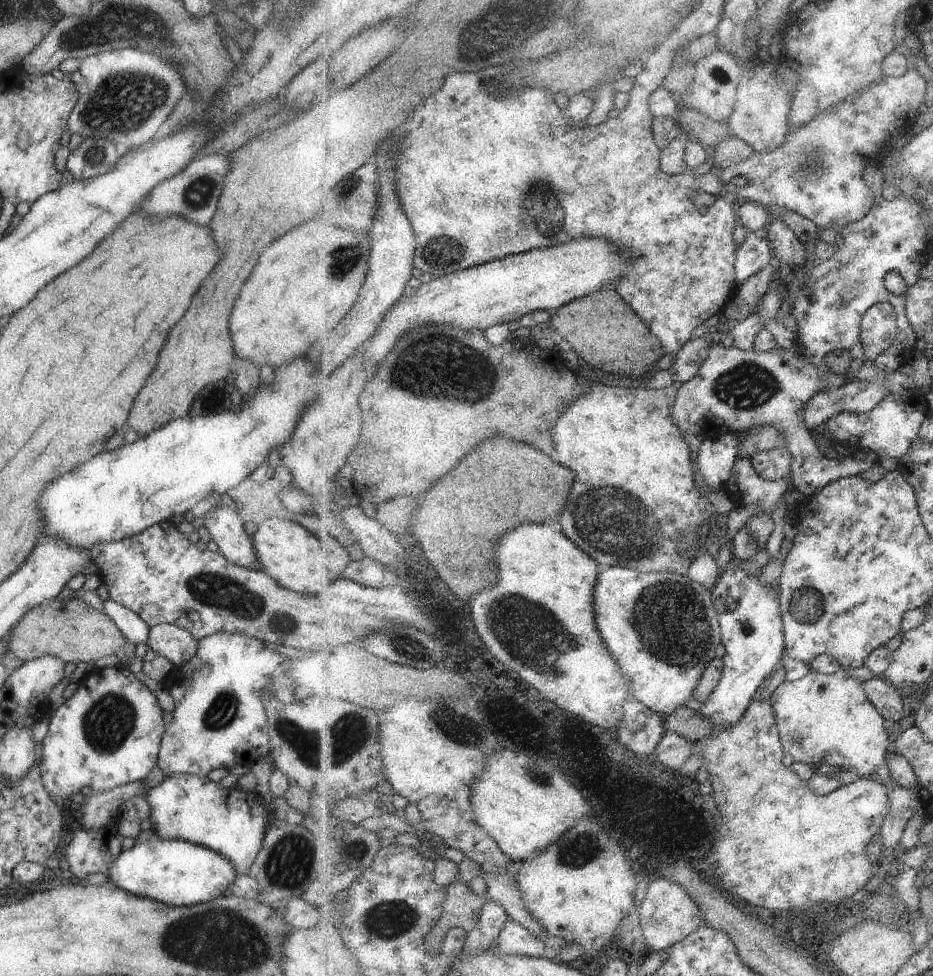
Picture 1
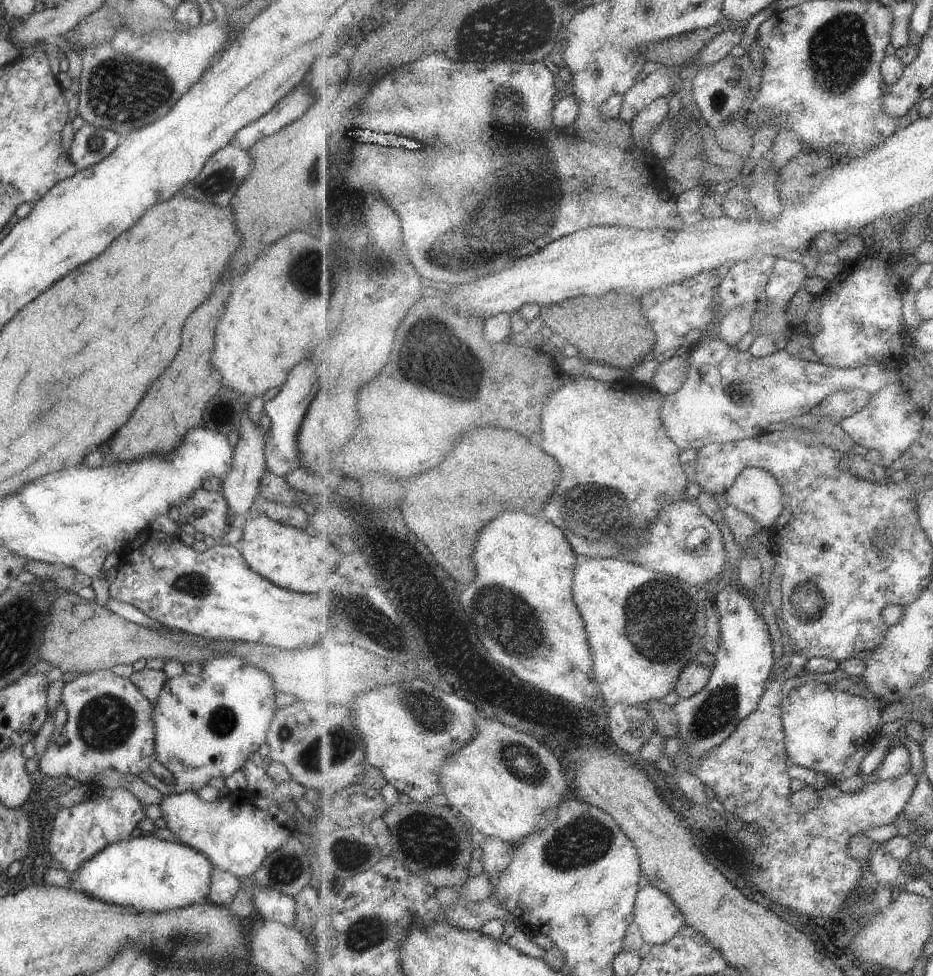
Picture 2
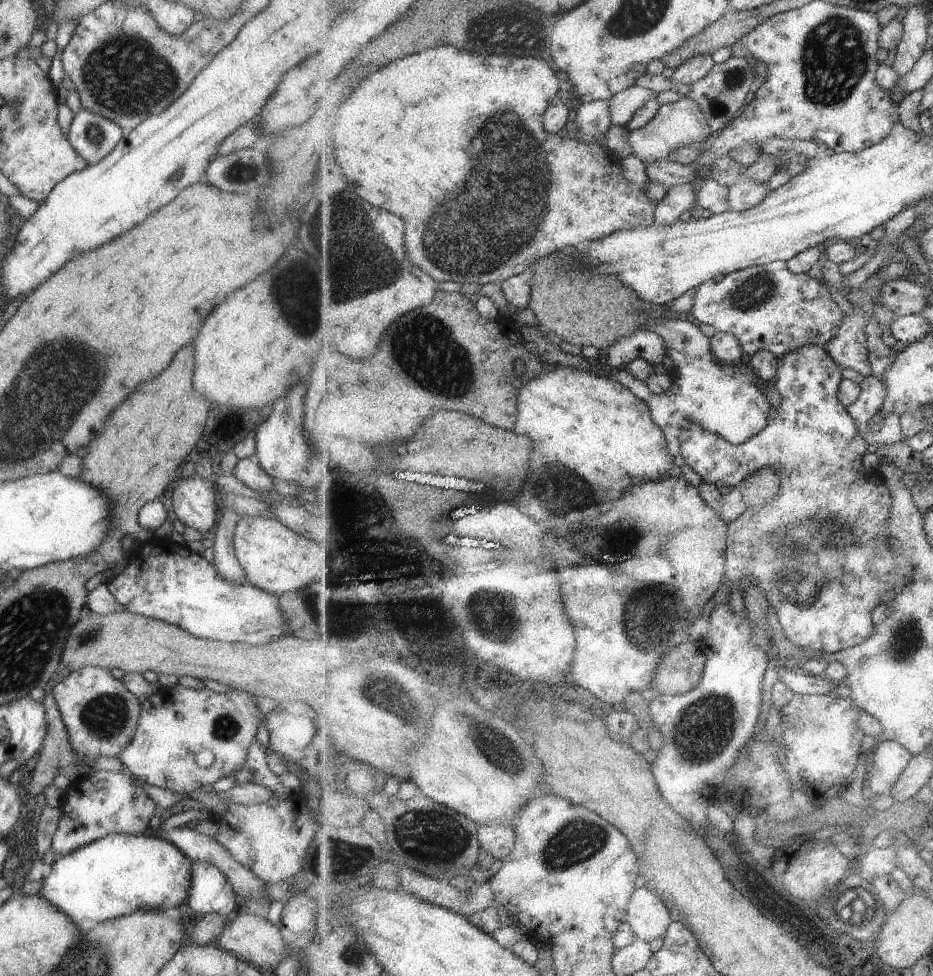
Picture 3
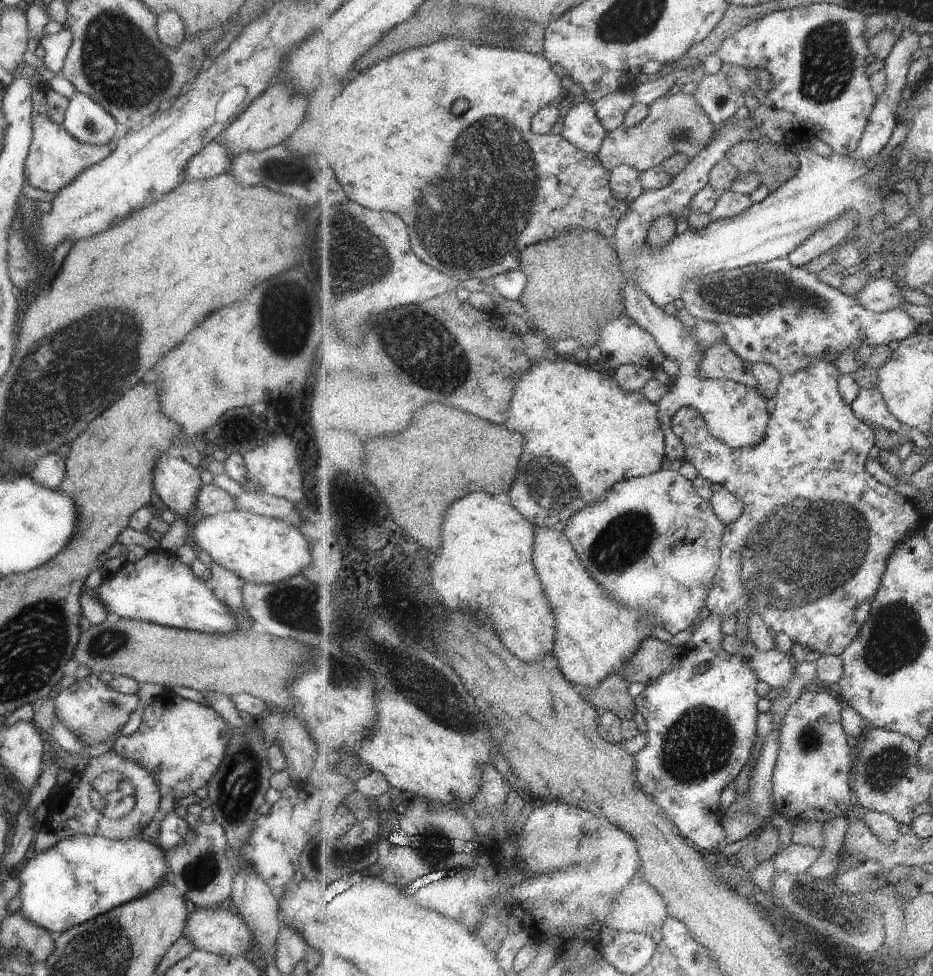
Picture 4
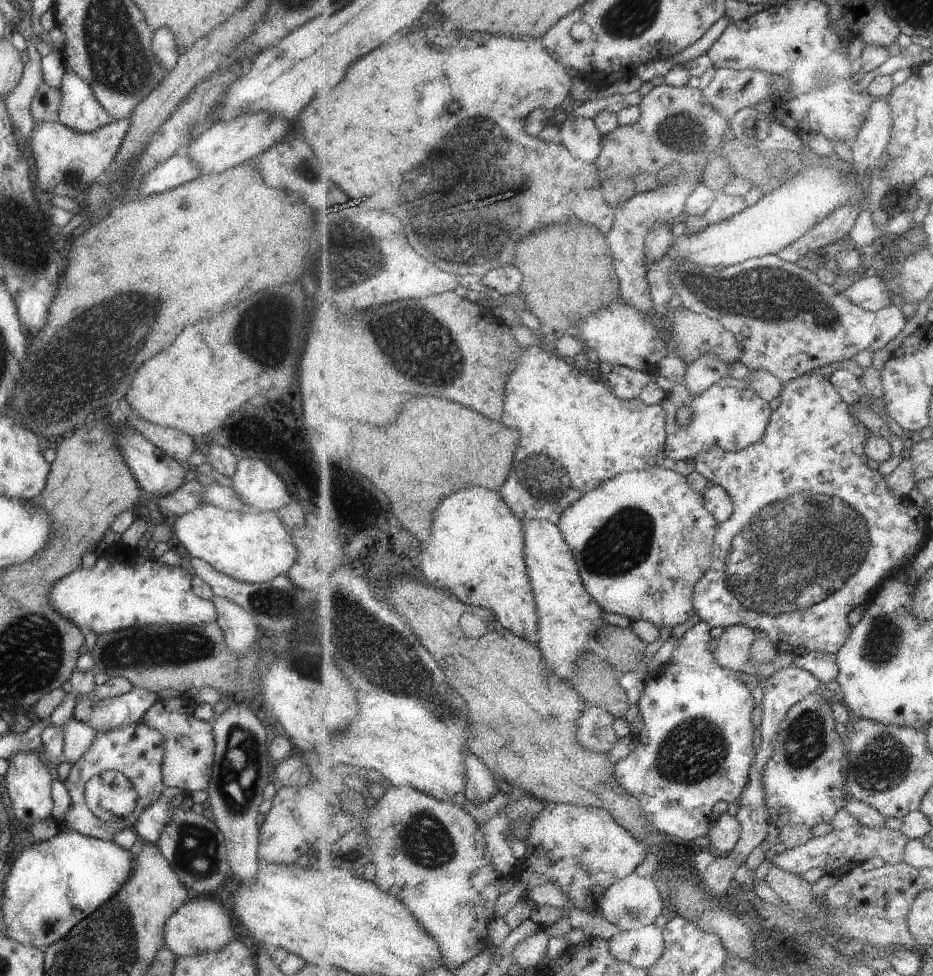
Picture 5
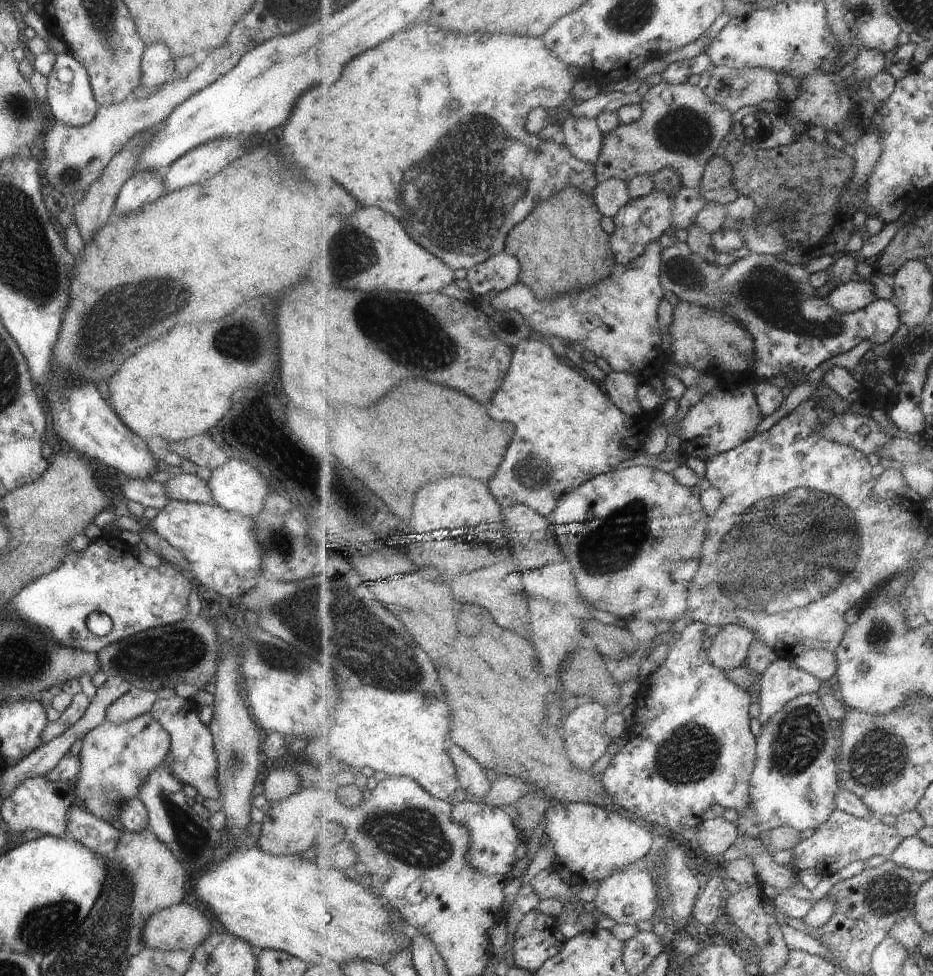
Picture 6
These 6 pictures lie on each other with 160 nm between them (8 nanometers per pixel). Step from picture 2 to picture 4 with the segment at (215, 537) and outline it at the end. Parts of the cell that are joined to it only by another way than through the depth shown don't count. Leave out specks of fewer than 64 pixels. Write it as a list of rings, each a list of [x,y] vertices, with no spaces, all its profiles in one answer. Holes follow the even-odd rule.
[[[160,455],[152,470],[152,489],[175,516],[191,514],[200,489],[200,469],[179,457]]]

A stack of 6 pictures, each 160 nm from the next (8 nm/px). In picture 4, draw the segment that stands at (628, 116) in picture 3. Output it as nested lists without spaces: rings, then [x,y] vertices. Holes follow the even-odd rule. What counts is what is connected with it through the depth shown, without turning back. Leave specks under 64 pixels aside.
[[[621,89],[601,97],[598,101],[593,102],[593,106],[608,132],[617,133],[621,132],[626,114],[635,102],[633,93],[629,94]]]

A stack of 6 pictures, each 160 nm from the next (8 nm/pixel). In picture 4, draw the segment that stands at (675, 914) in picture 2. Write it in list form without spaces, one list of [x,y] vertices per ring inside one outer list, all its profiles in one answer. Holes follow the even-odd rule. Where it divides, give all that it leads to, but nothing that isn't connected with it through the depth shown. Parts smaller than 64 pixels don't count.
[[[638,879],[618,894],[609,924],[620,932],[647,934],[661,932],[669,916],[662,894],[651,883]]]

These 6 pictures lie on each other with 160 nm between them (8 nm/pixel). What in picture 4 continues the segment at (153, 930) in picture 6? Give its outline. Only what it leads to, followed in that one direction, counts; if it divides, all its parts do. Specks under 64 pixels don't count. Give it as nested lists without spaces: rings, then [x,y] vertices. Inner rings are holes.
[[[228,905],[199,907],[188,914],[183,935],[190,938],[195,949],[223,955],[226,957],[243,956],[254,938],[245,921]]]

